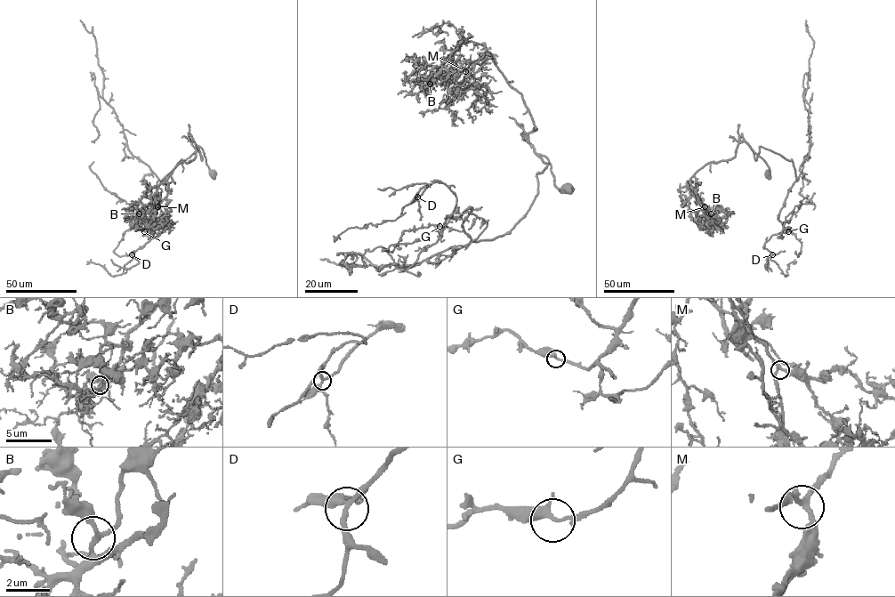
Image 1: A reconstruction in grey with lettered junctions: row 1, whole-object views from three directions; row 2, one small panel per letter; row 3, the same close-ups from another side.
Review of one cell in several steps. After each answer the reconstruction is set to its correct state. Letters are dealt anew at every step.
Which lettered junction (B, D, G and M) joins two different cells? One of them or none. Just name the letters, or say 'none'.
none

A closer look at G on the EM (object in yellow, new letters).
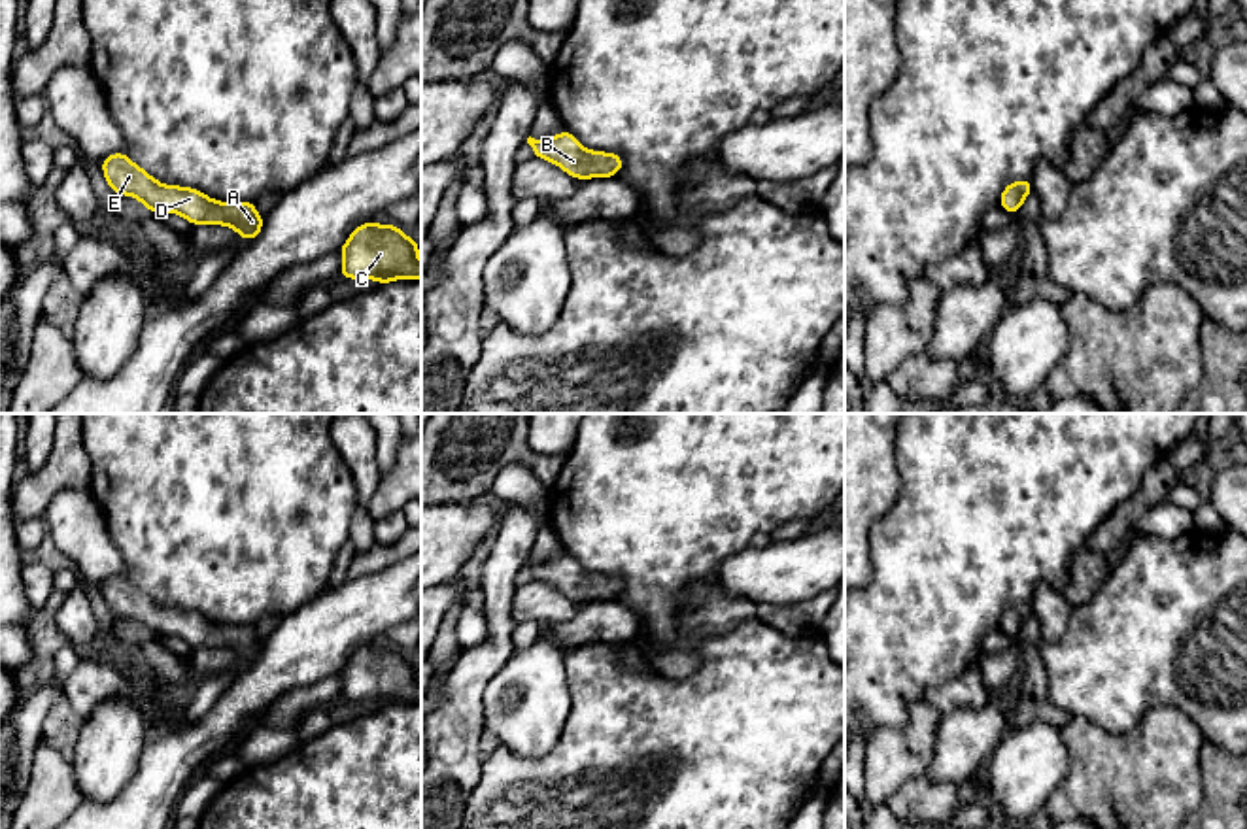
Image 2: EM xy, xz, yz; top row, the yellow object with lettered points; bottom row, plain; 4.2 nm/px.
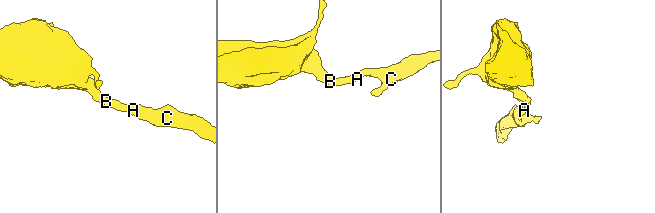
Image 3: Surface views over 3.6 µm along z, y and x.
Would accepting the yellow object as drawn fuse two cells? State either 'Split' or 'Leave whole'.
Leave whole

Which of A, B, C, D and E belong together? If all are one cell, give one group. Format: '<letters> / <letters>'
A B C D E

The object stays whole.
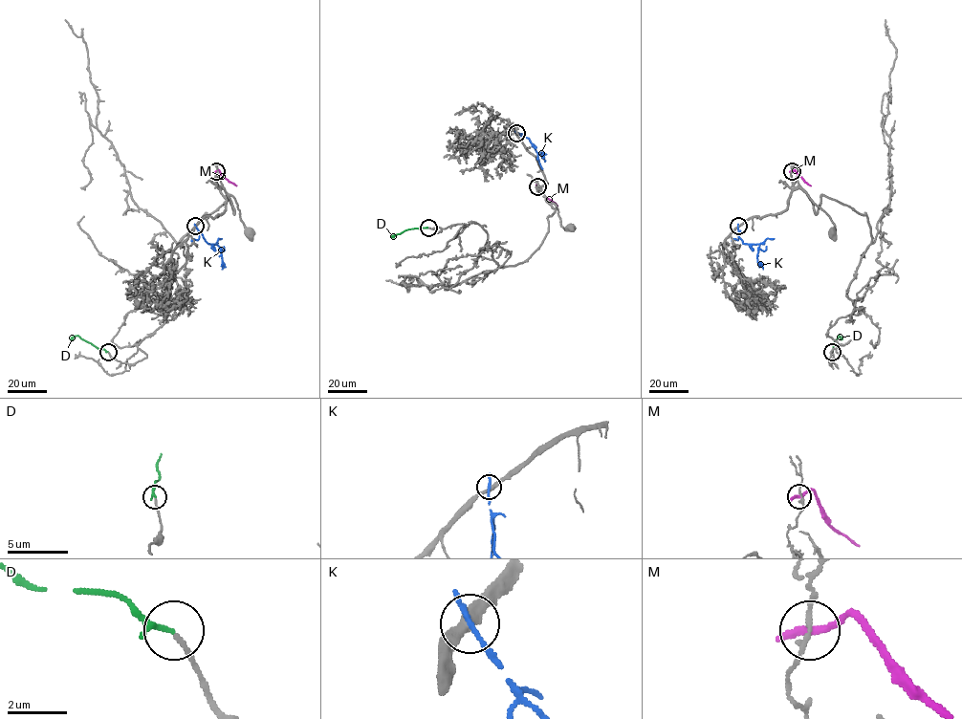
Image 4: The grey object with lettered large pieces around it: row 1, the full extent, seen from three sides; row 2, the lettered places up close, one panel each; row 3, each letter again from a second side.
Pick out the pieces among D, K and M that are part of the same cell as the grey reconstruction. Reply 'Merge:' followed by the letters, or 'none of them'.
Merge: D

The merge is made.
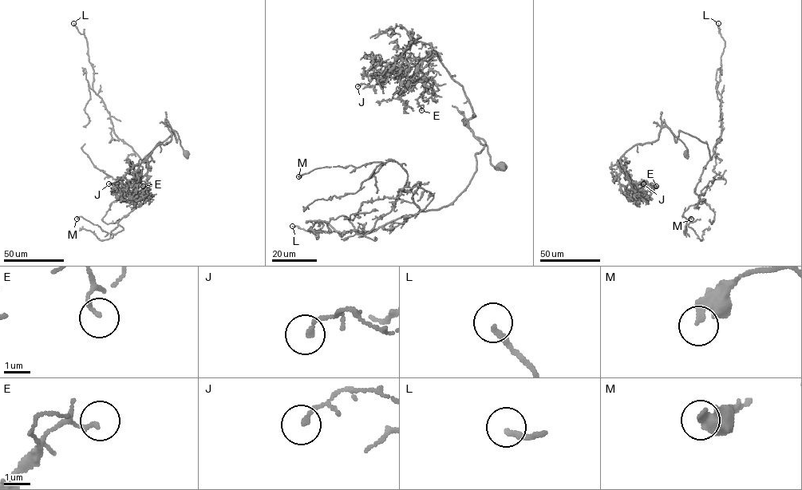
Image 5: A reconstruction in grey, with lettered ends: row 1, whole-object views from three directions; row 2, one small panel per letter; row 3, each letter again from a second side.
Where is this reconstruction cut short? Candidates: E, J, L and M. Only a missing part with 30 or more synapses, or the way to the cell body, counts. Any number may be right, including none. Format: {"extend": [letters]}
{"extend": ["L"]}

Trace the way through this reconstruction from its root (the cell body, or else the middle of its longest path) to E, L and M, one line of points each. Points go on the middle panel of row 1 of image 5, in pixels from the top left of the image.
E: (502, 167), (491, 163), (485, 142), (470, 128), (475, 116), (464, 88), (429, 44), (421, 110)
L: (502, 167), (477, 137), (476, 171), (447, 206), (365, 233), (327, 223), (317, 239), (292, 226)
M: (502, 167), (477, 137), (468, 187), (425, 211), (412, 198), (420, 183), (405, 191), (395, 161), (298, 176)

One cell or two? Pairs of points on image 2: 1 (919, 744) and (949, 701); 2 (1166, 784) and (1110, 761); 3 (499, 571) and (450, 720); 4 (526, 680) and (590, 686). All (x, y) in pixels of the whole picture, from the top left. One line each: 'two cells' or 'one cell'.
1: two cells
2: one cell
3: one cell
4: two cells

